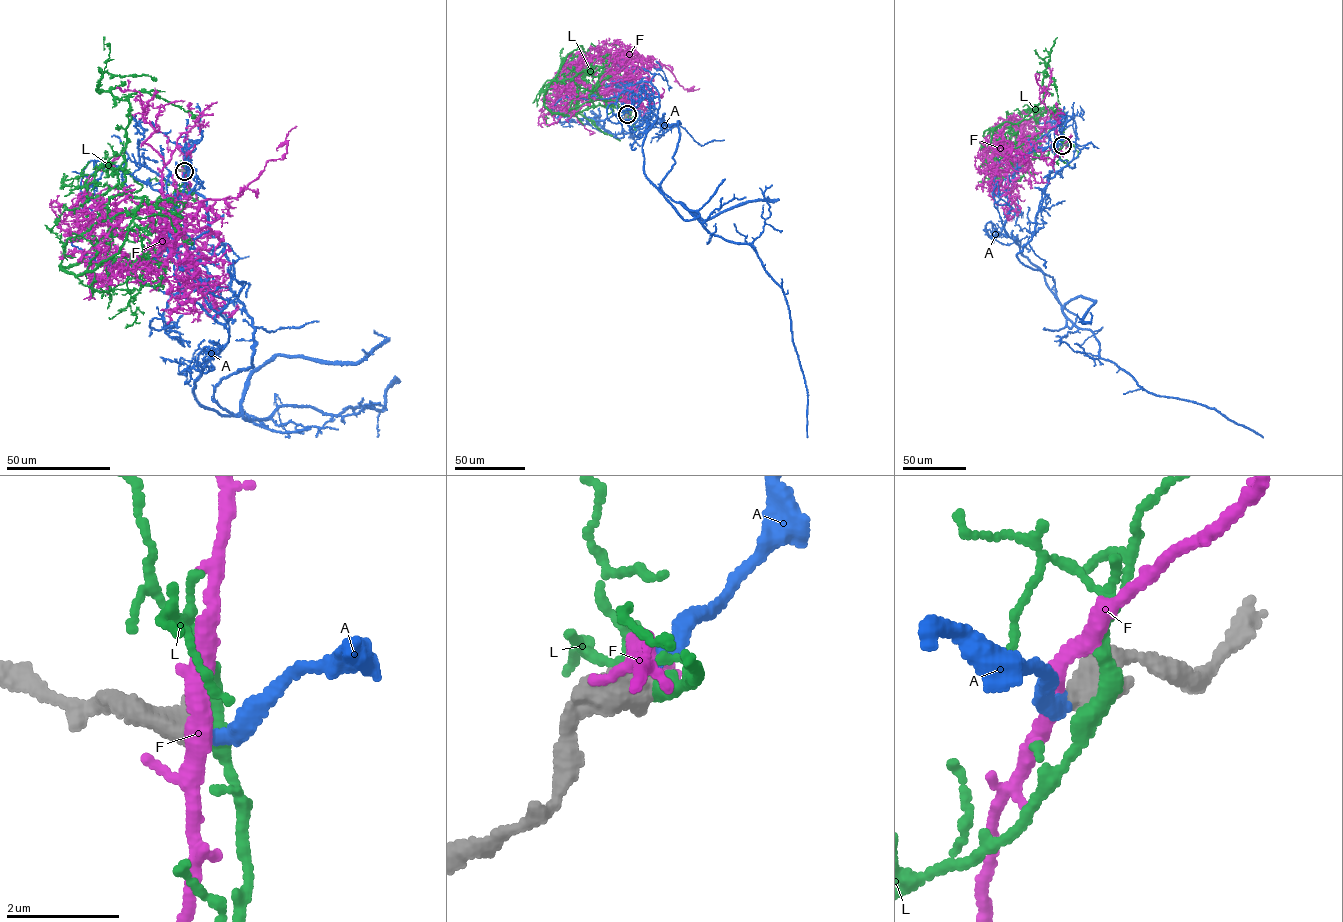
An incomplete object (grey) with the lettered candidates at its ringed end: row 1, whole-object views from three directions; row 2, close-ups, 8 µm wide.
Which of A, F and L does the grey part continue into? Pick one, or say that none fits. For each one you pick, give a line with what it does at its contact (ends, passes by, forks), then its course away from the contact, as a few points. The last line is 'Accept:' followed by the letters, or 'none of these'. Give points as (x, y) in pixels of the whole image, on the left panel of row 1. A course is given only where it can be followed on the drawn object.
A: it ends there; it runs (184, 171), (193, 393), (267, 426), (165, 197), (91, 160), (88, 219)
Accept: A

